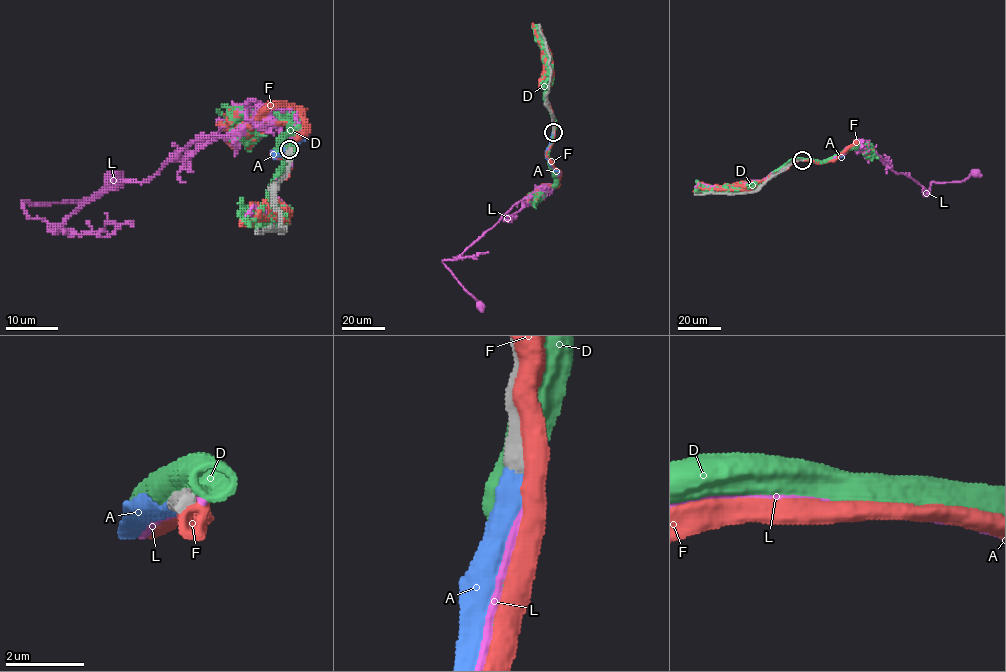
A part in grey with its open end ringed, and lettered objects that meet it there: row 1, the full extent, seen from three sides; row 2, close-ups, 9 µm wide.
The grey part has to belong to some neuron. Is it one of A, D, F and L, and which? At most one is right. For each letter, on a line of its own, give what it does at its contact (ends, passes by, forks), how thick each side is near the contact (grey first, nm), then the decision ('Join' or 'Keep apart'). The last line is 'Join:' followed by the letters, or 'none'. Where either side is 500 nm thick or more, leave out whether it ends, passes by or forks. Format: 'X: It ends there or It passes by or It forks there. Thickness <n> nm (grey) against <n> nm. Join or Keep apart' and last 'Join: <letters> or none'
A: It ends there. Thickness 440 nm (grey) against 360 nm. Join
D: Thickness 400 nm (grey) against 800 nm. Keep apart
F: Thickness 400 nm (grey) against 500 nm. Keep apart
L: It passes by. Thickness 400 nm (grey) against 200 nm. Keep apart
Join: A

